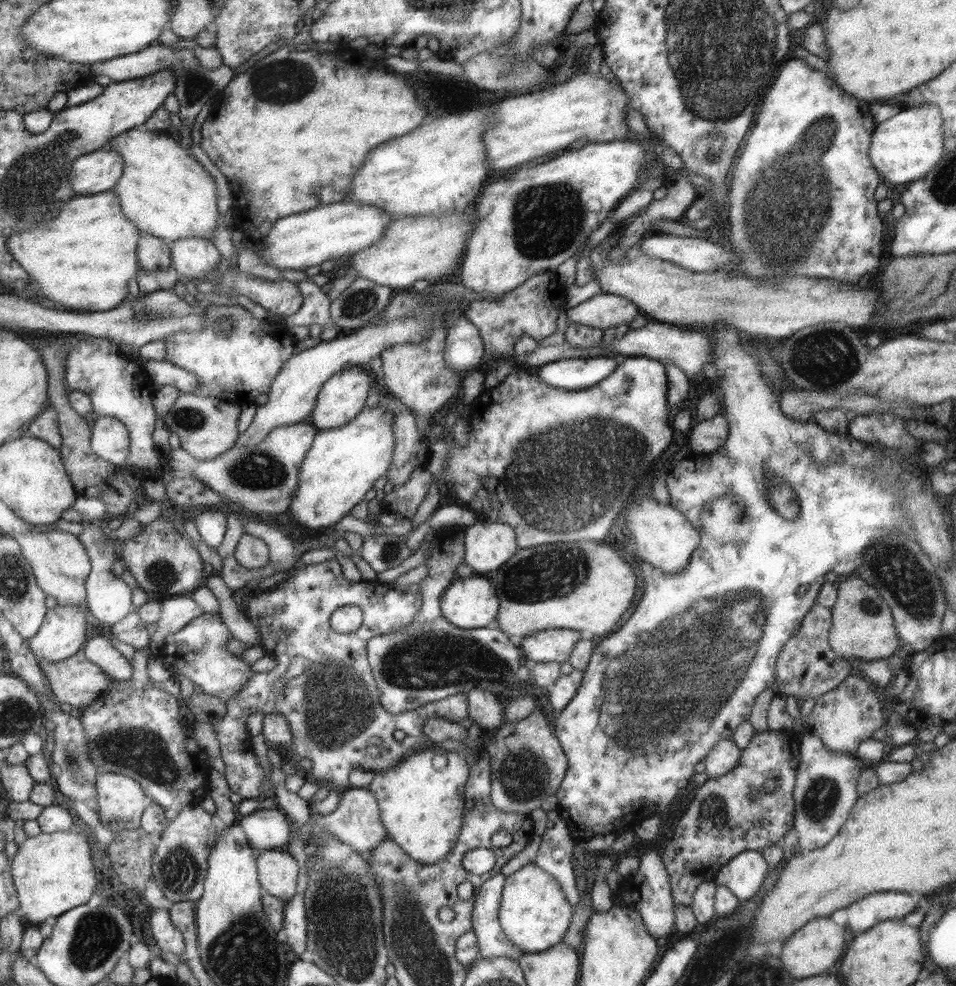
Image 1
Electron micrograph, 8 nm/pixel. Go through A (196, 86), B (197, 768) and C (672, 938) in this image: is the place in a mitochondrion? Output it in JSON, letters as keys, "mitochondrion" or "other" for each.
{"A":"mitochondrion","B":"mitochondrion","C":"other"}

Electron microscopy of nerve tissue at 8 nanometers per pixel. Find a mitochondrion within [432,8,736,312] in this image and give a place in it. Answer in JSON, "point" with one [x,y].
{"point":[547,219]}

